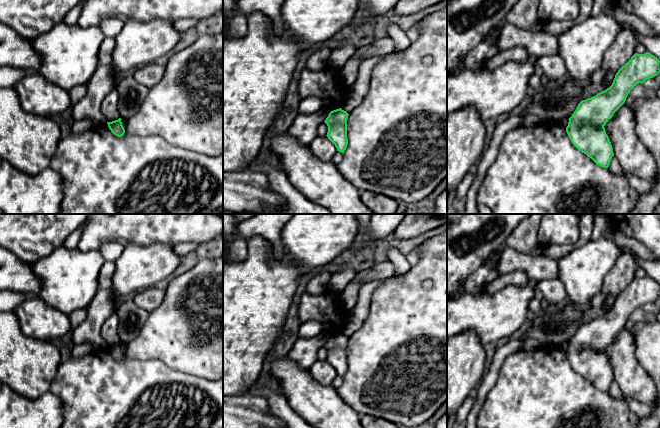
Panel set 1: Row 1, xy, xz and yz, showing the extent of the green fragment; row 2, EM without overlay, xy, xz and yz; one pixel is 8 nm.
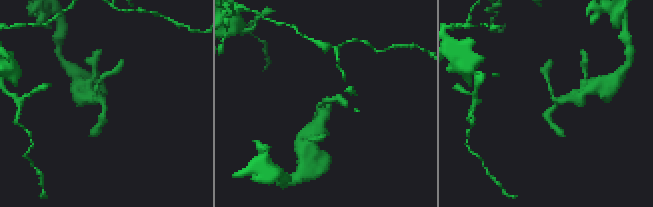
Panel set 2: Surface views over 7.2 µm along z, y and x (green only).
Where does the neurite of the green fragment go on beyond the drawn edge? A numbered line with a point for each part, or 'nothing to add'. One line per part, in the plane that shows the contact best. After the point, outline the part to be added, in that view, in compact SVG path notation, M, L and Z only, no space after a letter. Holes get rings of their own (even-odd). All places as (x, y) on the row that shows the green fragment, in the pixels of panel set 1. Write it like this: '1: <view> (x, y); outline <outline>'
nothing to add

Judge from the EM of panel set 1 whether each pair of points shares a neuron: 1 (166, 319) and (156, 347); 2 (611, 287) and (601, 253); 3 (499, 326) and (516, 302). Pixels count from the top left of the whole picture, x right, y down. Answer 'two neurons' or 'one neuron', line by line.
1: one neuron
2: two neurons
3: one neuron

